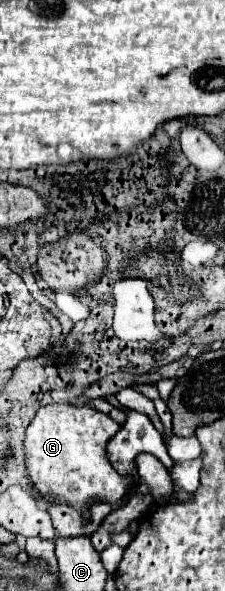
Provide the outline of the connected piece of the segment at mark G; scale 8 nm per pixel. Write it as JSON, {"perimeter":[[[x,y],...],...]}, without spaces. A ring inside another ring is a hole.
{"perimeter":[[[70,403],[40,407],[26,427],[24,437],[24,461],[34,489],[50,503],[74,507],[82,515],[82,523],[88,525],[90,521],[84,517],[84,509],[90,503],[102,501],[114,505],[124,497],[134,481],[134,475],[130,473],[120,475],[106,453],[108,441],[120,429],[120,423],[92,407],[72,407]]]}

